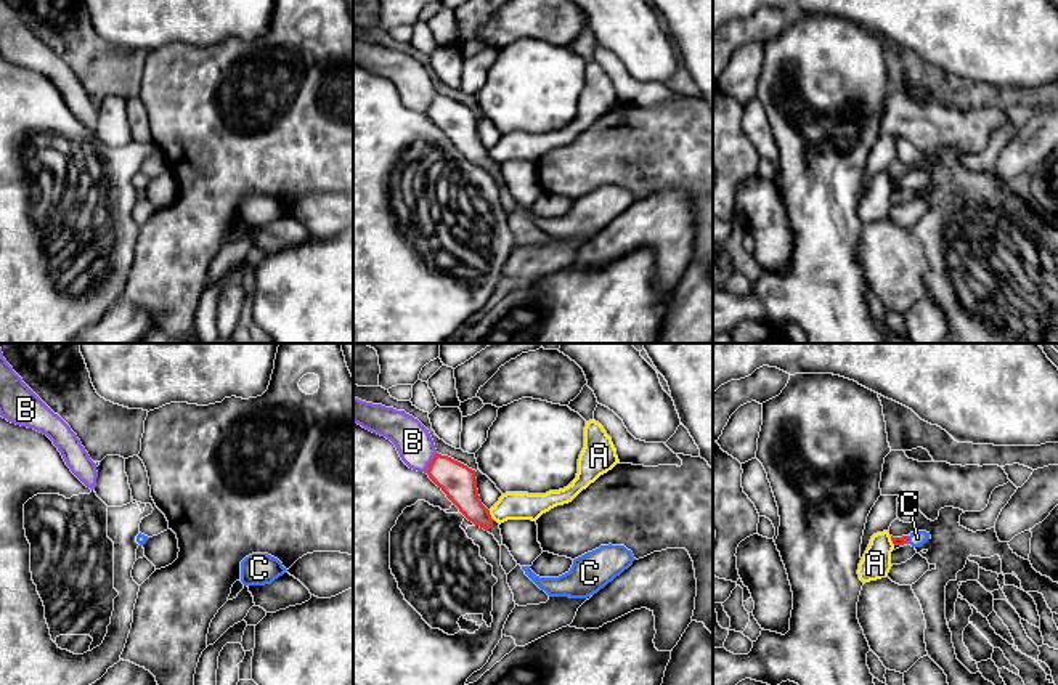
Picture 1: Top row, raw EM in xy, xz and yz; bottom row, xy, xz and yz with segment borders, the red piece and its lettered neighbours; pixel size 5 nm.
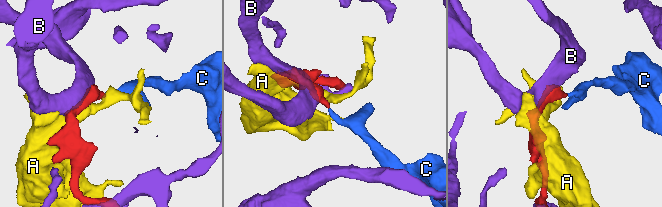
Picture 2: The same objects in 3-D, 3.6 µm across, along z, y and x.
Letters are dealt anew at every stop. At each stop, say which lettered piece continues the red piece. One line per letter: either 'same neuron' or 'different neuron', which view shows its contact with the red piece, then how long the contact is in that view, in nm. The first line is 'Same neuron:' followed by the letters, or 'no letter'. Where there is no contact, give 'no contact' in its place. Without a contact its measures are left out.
Same neuron: C
A: different neuron; meets red in xz; contact 70 nm long
B: different neuron; meets red in xz; contact 120 nm long
C: same neuron; meets red in yz; contact 40 nm long

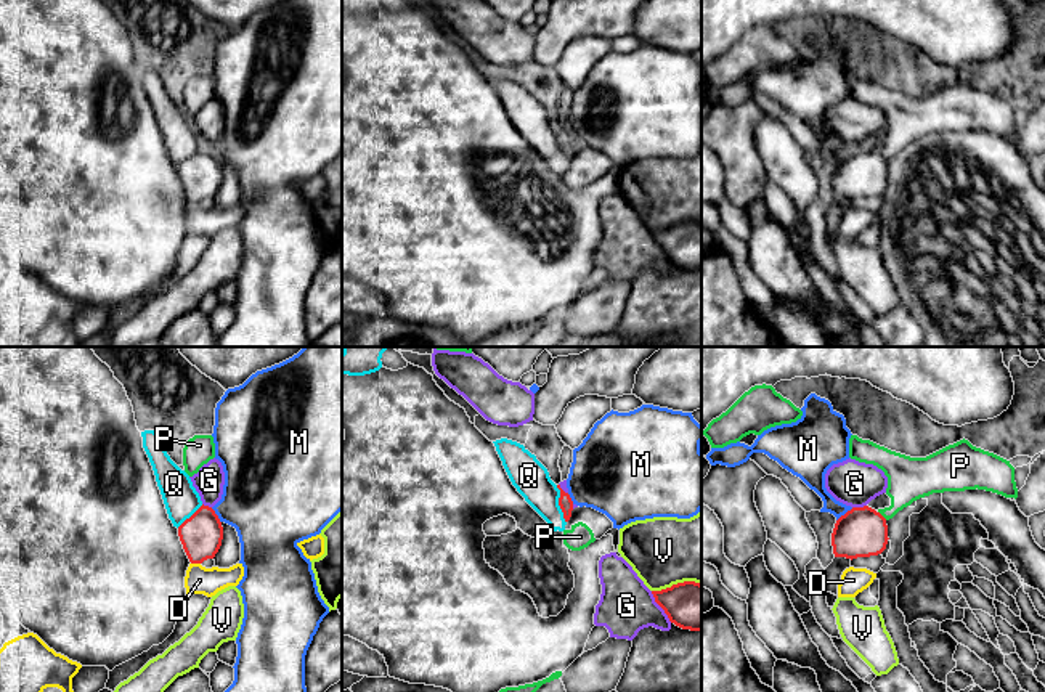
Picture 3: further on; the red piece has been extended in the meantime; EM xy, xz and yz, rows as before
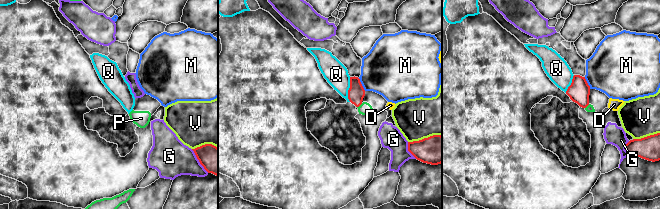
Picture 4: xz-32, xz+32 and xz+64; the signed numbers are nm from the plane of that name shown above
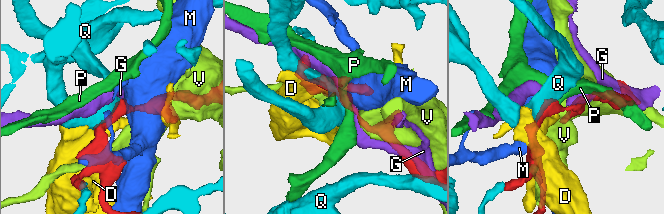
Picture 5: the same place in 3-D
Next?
Same neuron: no letter
D: different neuron; meets red in xy; contact 50 nm long
G: different neuron; meets red in xz; contact 190 nm long
M: different neuron; meets red in yz; contact 110 nm long
P: different neuron; meets red in yz; contact 60 nm long
Q: different neuron; meets red in xz; contact 200 nm long
V: different neuron; meets red in xz; contact 260 nm long

